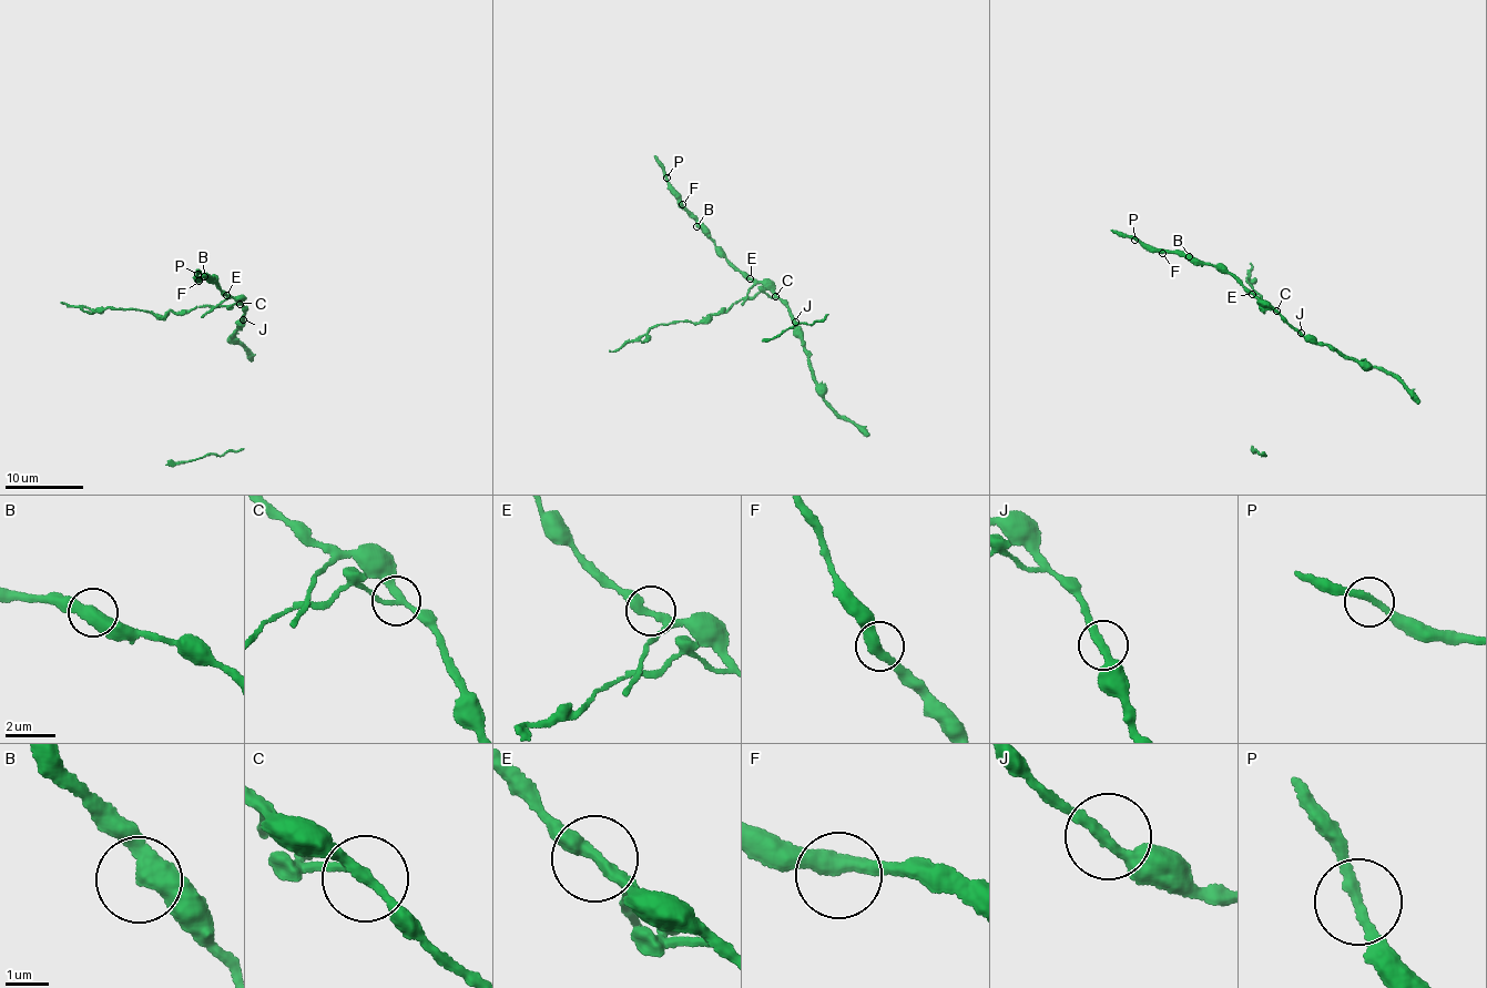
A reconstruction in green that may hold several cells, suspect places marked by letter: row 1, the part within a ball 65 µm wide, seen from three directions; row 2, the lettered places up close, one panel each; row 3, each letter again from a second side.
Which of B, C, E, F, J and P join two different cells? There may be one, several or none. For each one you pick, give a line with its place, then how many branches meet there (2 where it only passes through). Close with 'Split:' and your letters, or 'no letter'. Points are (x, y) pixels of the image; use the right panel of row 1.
C: (1276, 311) | 3
Split: C

